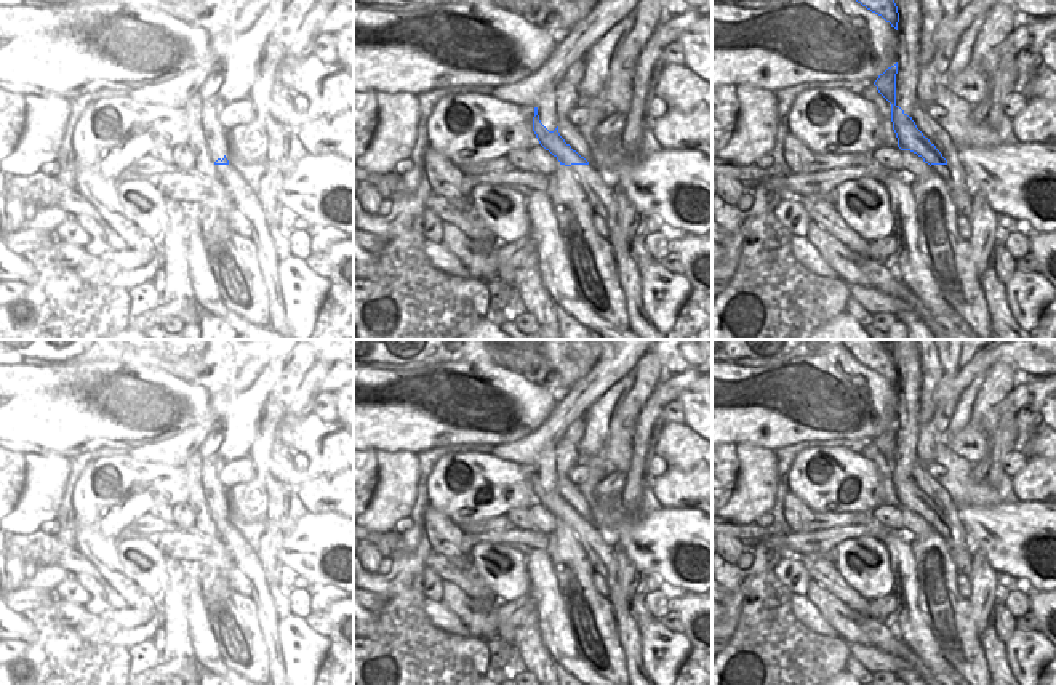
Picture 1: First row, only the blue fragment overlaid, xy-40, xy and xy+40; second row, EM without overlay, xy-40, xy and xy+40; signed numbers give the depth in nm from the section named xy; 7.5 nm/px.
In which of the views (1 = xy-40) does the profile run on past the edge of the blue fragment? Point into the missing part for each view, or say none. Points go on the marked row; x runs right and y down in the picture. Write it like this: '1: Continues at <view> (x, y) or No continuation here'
1: No continuation here

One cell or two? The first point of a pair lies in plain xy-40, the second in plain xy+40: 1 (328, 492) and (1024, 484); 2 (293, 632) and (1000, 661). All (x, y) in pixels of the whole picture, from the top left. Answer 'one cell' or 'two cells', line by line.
1: one cell
2: two cells

